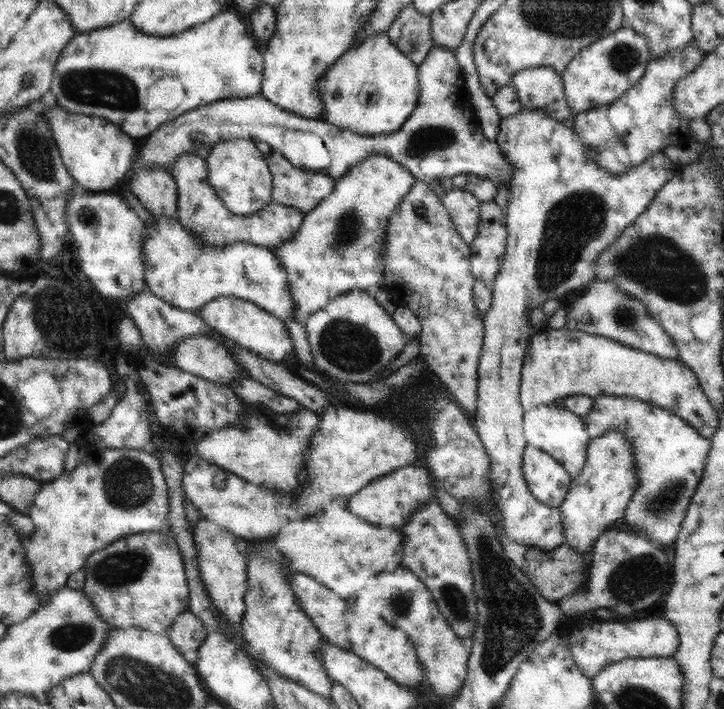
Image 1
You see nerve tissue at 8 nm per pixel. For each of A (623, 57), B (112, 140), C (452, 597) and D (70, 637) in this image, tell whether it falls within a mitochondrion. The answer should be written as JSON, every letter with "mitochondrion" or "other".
{"A":"mitochondrion","B":"other","C":"mitochondrion","D":"mitochondrion"}

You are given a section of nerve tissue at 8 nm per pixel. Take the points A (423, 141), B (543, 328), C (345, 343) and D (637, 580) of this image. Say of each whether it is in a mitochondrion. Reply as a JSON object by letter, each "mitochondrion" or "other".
{"A":"mitochondrion","B":"other","C":"mitochondrion","D":"mitochondrion"}

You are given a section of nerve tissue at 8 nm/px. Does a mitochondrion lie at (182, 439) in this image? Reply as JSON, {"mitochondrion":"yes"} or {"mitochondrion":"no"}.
{"mitochondrion":"no"}

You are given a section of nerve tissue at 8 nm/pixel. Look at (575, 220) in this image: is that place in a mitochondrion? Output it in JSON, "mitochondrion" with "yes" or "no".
{"mitochondrion":"yes"}

